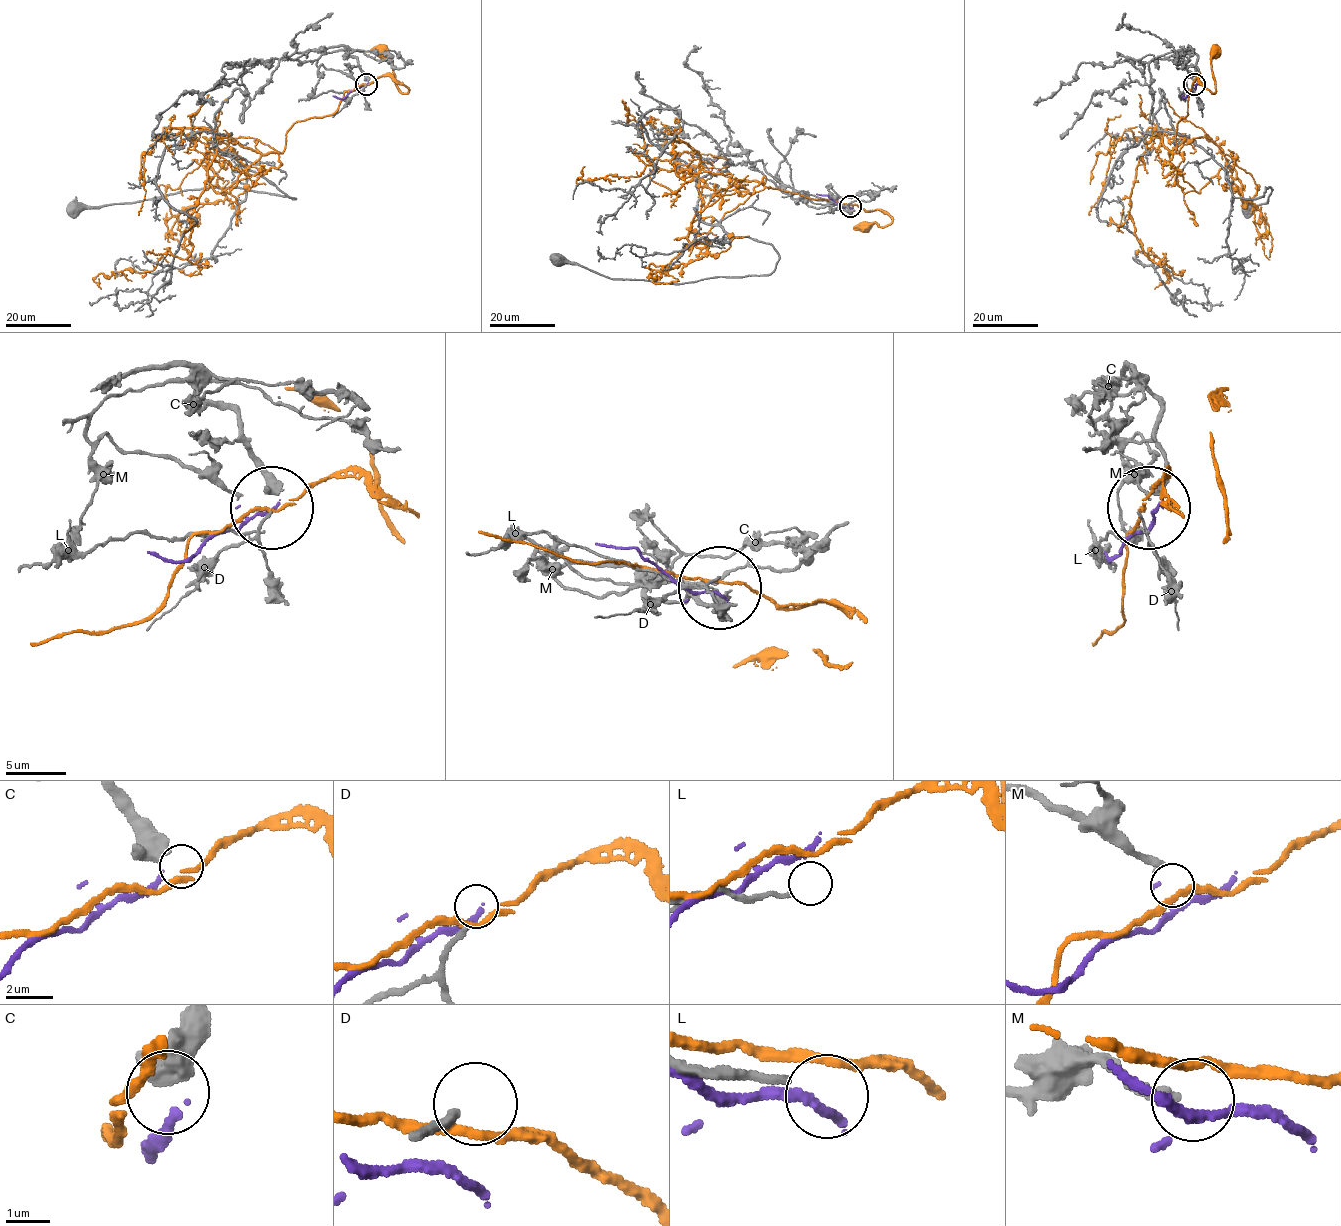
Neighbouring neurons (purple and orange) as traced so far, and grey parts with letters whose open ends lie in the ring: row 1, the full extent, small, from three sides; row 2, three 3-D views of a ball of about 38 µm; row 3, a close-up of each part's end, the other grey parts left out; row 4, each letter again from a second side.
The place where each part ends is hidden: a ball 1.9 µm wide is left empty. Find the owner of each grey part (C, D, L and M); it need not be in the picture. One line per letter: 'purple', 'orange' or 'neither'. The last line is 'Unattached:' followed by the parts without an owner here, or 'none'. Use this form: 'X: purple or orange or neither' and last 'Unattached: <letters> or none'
C: neither
D: neither
L: neither
M: neither
Unattached: C, D, L, M

